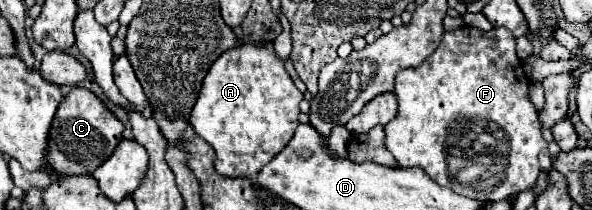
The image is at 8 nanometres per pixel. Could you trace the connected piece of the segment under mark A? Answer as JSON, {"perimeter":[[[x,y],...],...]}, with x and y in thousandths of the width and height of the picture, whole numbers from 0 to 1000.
{"perimeter":[[[421,205],[387,233],[370,262],[343,376],[336,471],[323,529],[323,605],[336,652],[343,652],[367,729],[363,805],[383,843],[417,843],[431,852],[448,776],[454,776],[495,652],[505,595],[505,490],[512,443],[498,414],[478,290],[468,271],[461,205]]]}

